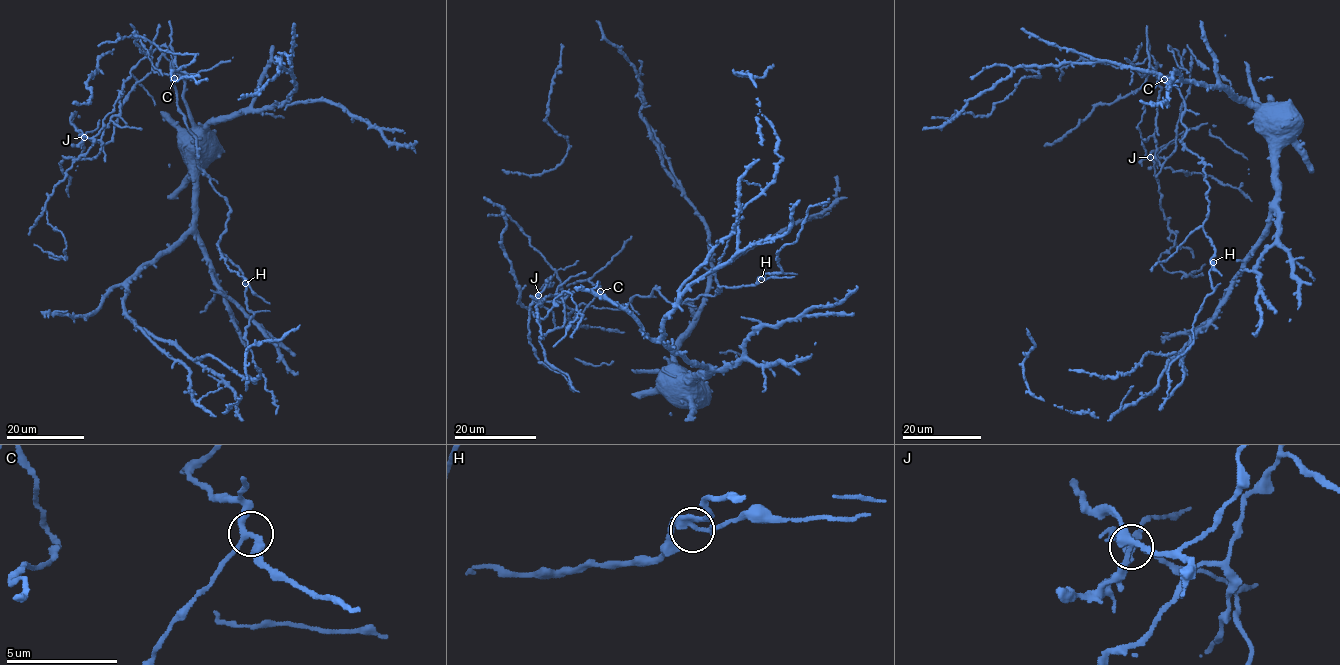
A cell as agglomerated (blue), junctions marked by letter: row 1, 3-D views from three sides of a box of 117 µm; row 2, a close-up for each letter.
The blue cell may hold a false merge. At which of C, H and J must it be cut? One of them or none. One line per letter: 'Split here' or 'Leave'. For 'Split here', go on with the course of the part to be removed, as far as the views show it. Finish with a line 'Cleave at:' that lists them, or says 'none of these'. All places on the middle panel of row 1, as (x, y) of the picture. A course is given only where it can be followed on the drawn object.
C: Leave
H: Leave
J: Split here. Course of the part to remove: (538, 294), (543, 301), (566, 305), (571, 311), (568, 320), (577, 329), (590, 326), (624, 332)
Cleave at: J

